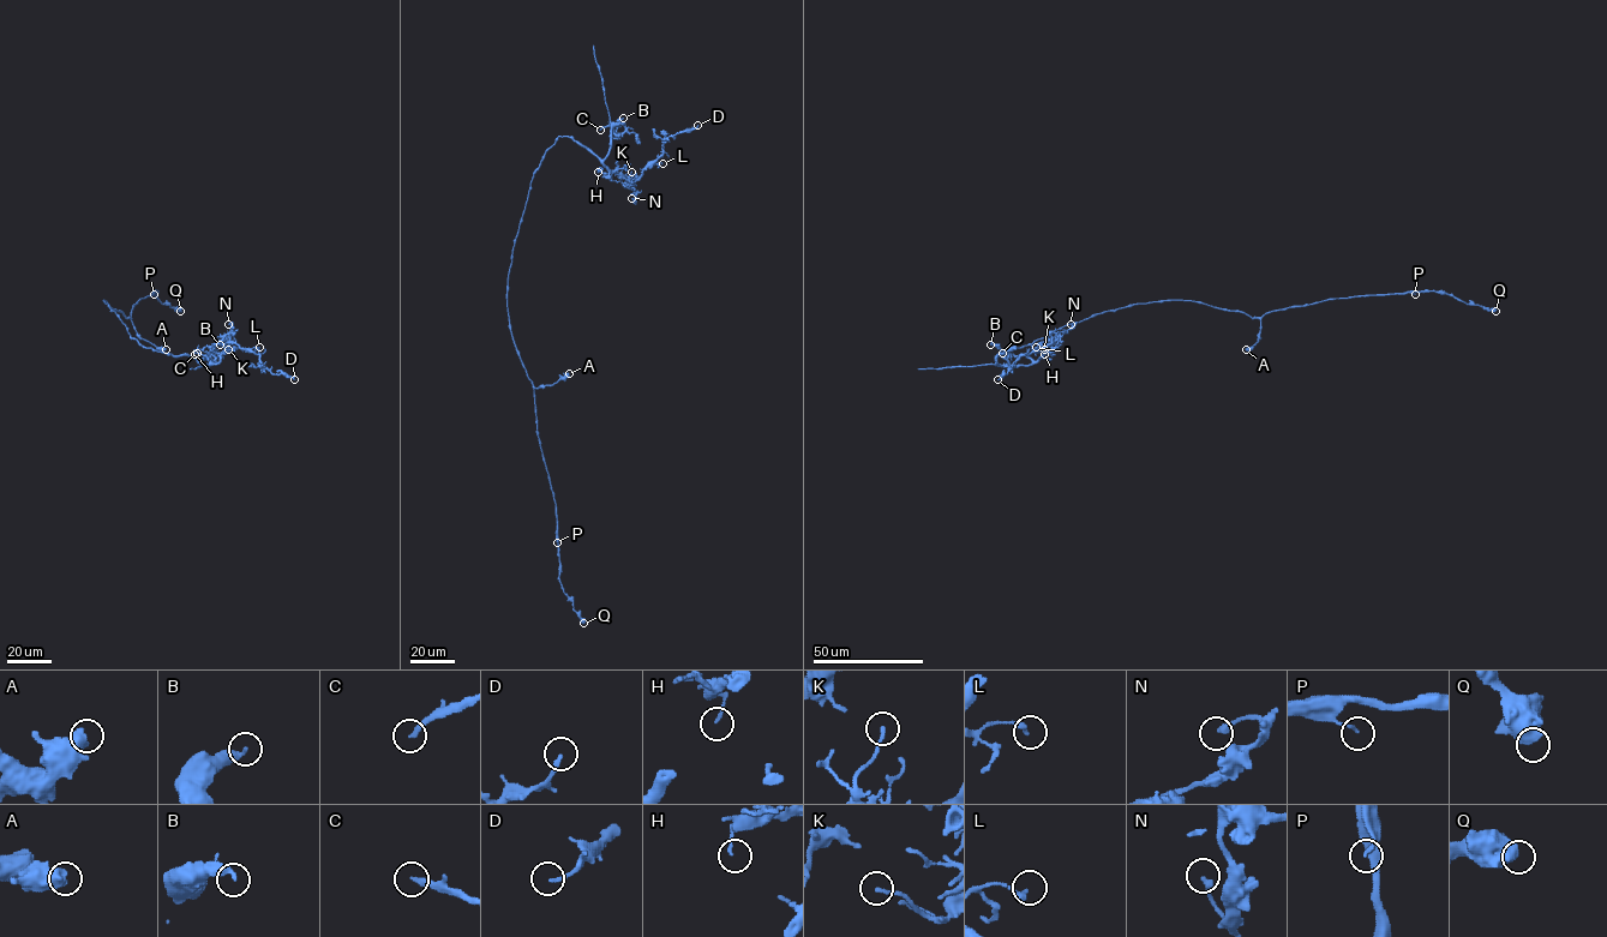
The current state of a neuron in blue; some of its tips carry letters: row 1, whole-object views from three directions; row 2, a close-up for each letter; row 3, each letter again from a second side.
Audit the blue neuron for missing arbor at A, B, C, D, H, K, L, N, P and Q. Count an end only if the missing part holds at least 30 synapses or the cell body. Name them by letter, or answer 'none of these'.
none of these

